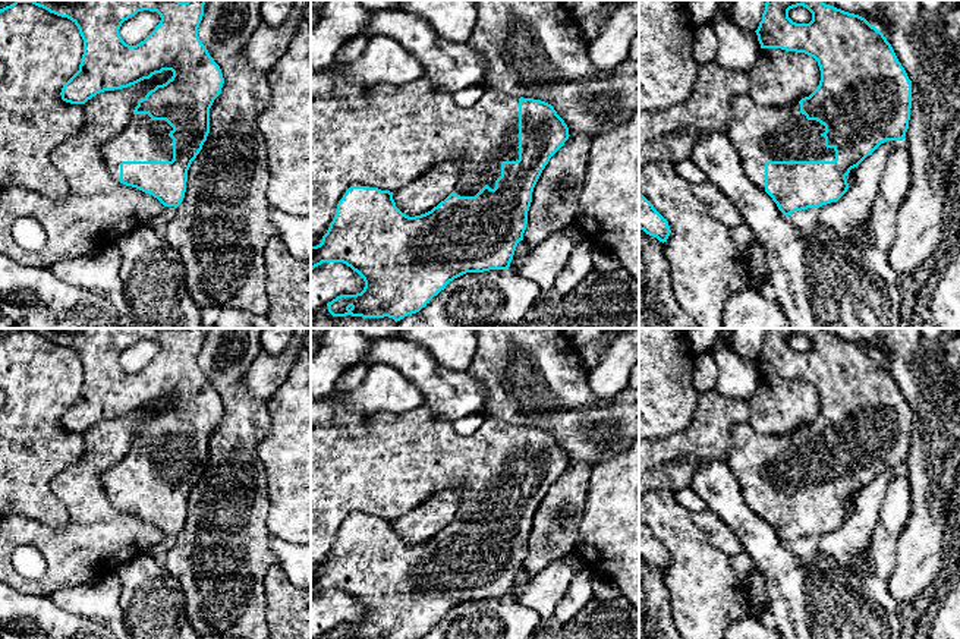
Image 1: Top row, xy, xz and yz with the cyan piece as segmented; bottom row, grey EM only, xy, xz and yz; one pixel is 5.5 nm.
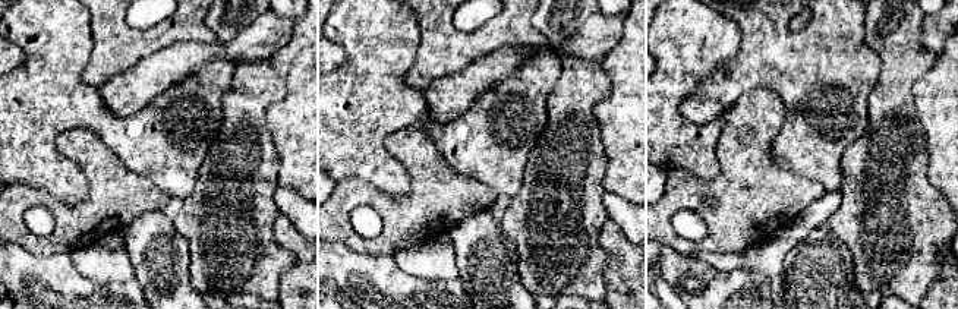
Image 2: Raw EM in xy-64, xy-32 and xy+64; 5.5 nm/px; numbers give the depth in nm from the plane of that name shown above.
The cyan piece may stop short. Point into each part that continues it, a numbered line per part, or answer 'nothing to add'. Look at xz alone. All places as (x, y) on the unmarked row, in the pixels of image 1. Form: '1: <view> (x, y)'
1: xz (384, 465)

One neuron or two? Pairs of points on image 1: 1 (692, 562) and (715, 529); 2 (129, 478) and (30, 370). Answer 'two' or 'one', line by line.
1: two
2: one

